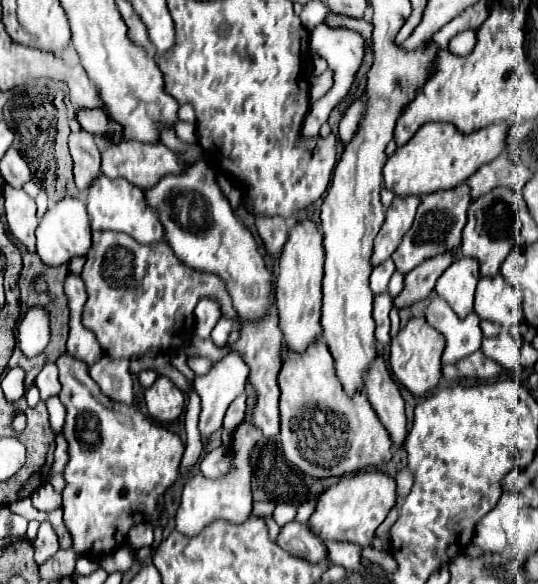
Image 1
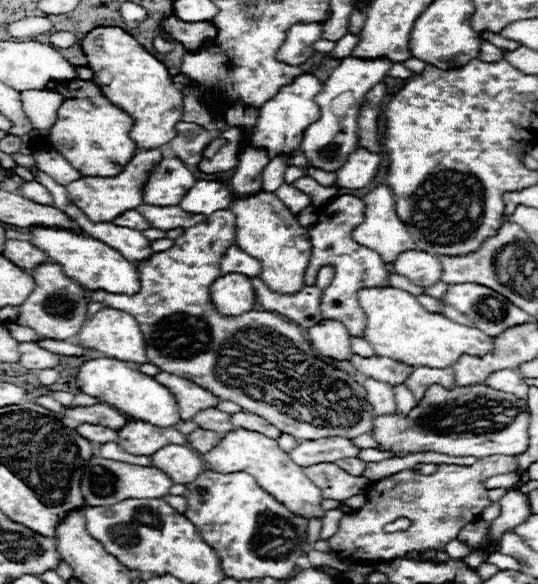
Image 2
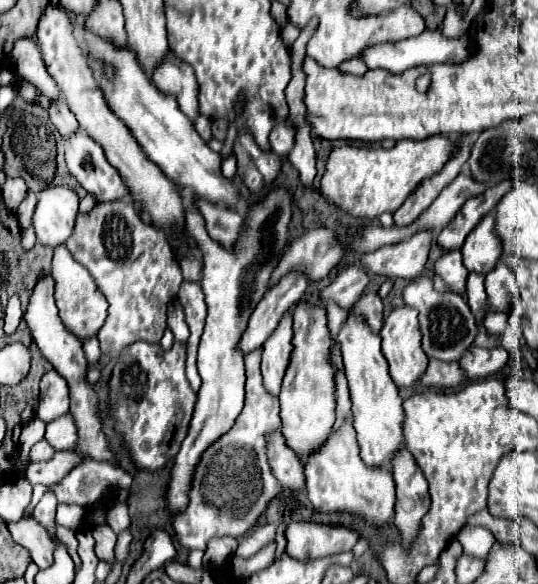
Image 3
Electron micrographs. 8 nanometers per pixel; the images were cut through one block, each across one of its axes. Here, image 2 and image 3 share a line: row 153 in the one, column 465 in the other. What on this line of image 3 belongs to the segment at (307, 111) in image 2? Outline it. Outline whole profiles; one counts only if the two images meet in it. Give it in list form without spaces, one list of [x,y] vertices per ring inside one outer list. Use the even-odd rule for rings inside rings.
[[[460,250],[444,252],[444,254],[436,260],[434,270],[436,270],[436,274],[446,282],[446,286],[448,286],[454,294],[462,294],[462,296],[464,296],[464,278],[468,278],[468,270],[464,270],[464,262],[462,262]]]

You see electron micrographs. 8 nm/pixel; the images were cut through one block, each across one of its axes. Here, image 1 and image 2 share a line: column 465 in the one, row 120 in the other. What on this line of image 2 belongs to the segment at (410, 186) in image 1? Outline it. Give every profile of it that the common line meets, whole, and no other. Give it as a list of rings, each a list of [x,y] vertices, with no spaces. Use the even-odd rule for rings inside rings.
[[[100,26],[82,38],[82,50],[90,60],[90,66],[108,70],[112,82],[102,86],[104,96],[124,110],[132,120],[134,128],[130,132],[138,148],[158,148],[174,138],[176,124],[182,120],[184,96],[182,90],[172,82],[166,66],[144,50],[142,44],[134,40],[132,34],[116,26]]]

